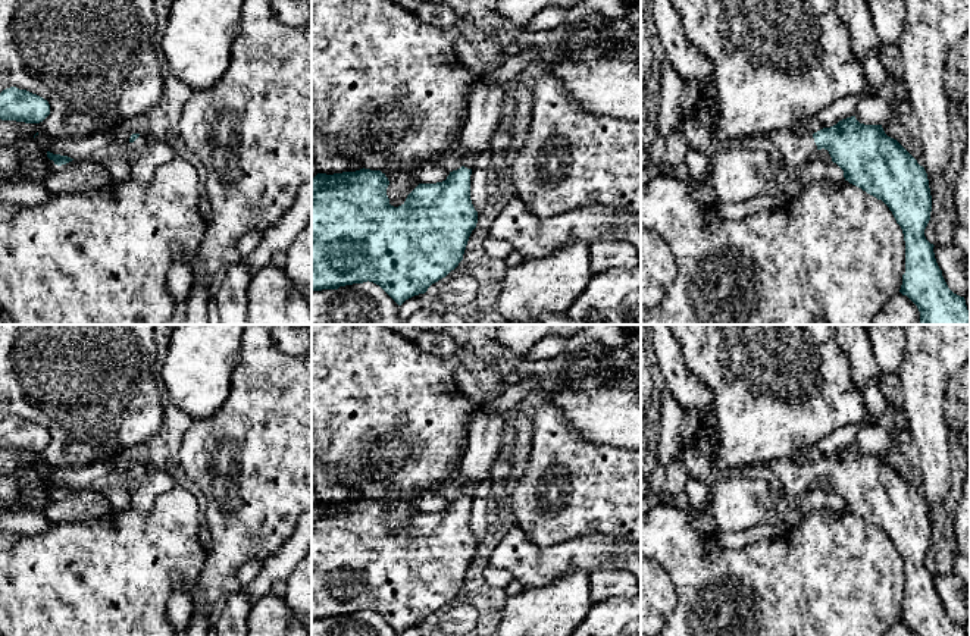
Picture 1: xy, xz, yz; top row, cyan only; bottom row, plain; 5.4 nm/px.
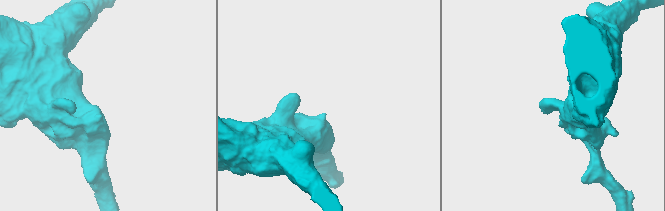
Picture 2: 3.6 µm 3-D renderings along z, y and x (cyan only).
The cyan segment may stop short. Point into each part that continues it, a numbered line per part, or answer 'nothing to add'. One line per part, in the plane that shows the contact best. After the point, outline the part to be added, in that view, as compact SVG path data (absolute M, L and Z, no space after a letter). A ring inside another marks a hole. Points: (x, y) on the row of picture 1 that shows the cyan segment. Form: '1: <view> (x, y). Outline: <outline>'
1: yz (797, 152). Outline: M776 131L751 144L773 144L791 170L800 172L817 154L813 135L797 135L791 131Z

